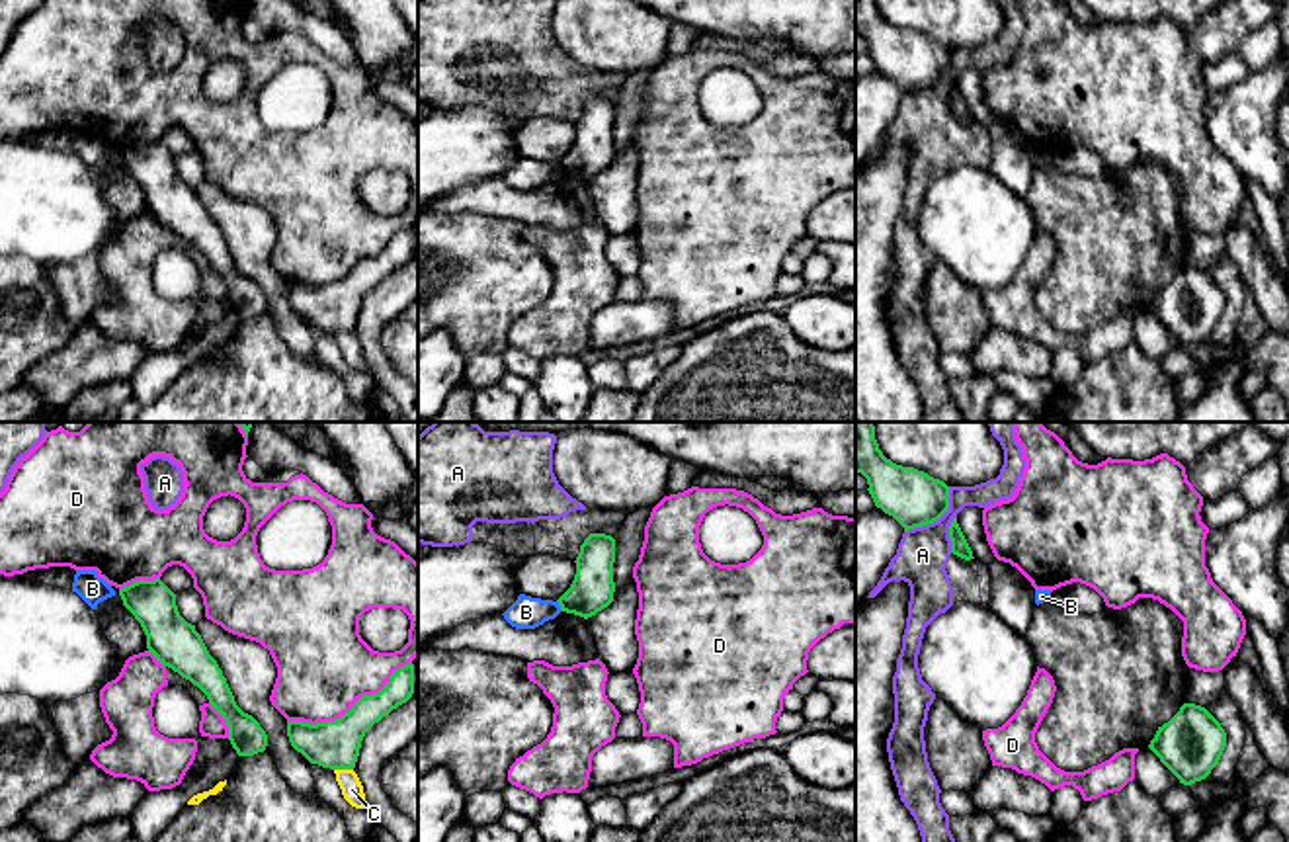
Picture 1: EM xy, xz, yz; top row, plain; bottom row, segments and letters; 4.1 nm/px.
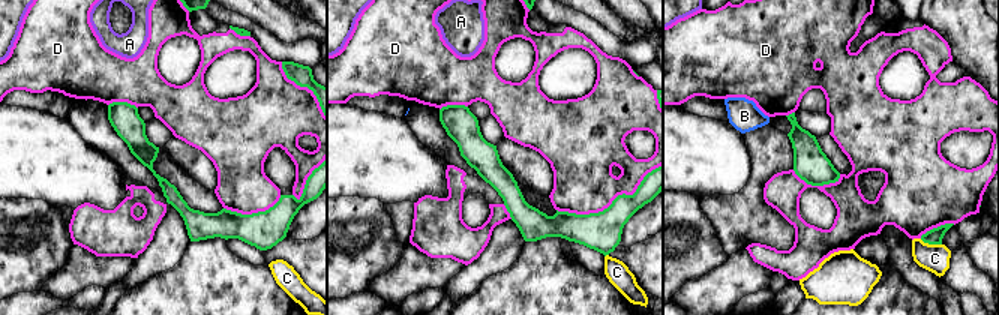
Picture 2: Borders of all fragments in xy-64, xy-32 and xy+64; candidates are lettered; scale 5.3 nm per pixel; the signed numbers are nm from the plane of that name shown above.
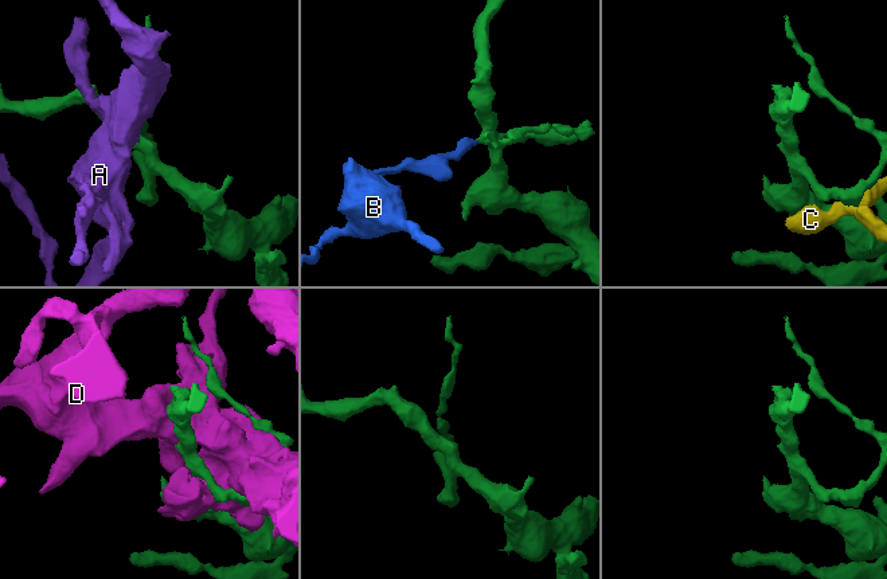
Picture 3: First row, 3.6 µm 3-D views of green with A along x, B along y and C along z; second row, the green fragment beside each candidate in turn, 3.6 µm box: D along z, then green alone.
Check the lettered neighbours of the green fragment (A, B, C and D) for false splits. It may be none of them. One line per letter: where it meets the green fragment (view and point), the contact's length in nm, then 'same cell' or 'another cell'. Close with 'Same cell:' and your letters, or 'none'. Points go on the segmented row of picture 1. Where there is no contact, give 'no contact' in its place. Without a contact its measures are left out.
A: yz (936, 520) | 260 nm | another cell
B: xz (559, 604) | 50 nm | another cell
C: xy (344, 768) | 80 nm | another cell
D: xy (352, 708) | 550 nm | another cell
Same cell: none

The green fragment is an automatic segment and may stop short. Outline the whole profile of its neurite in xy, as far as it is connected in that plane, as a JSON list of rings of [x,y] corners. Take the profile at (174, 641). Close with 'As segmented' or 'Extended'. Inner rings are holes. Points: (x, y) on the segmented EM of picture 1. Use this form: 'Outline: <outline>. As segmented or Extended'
Outline: [[[137,580],[119,590],[123,606],[135,615],[146,635],[146,649],[158,662],[197,686],[223,715],[229,740],[238,756],[254,756],[268,746],[260,723],[244,713],[209,654],[195,625],[187,623],[176,606],[176,594],[160,580]]]. As segmented

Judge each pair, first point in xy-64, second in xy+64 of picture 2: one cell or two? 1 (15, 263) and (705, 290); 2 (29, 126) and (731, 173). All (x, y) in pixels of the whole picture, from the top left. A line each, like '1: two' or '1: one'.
1: two
2: one

